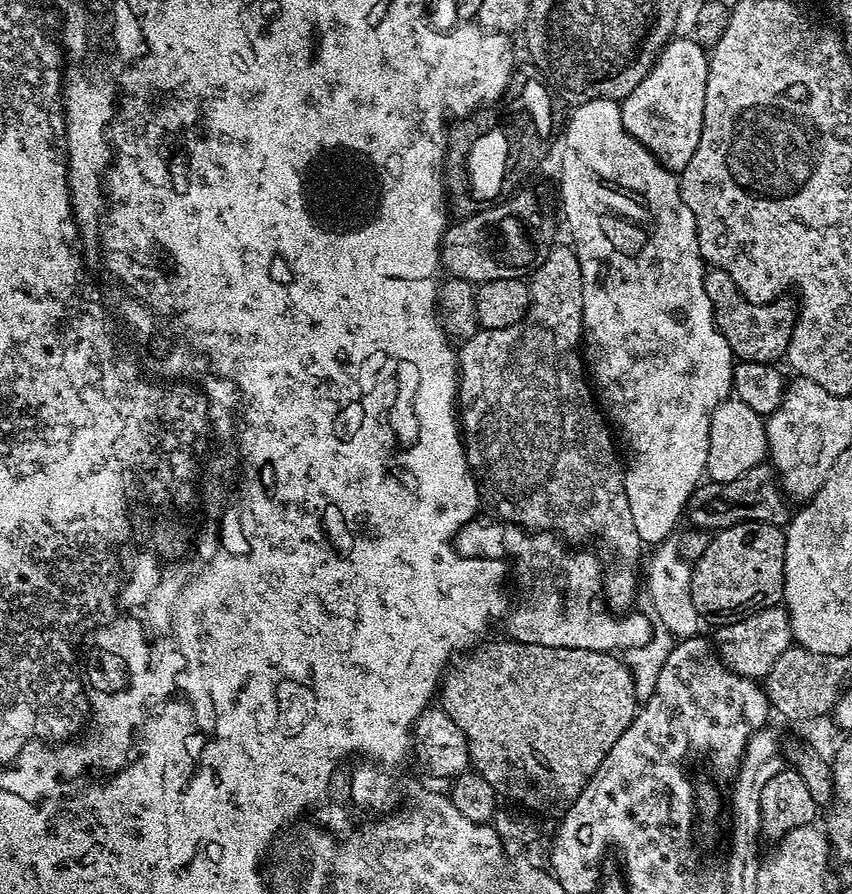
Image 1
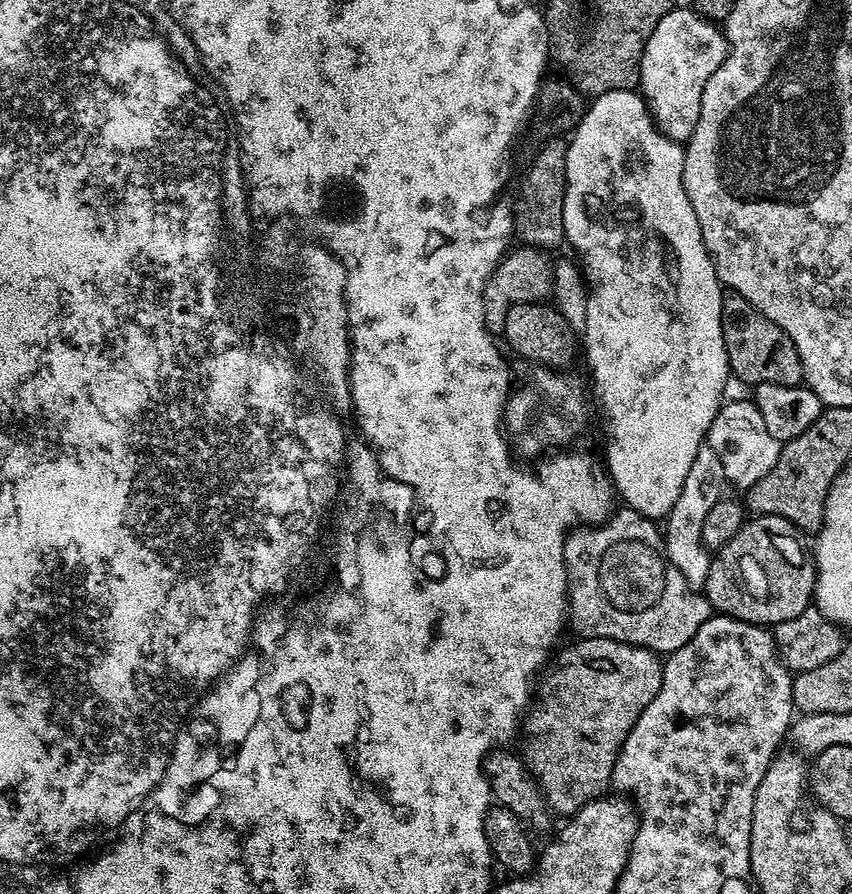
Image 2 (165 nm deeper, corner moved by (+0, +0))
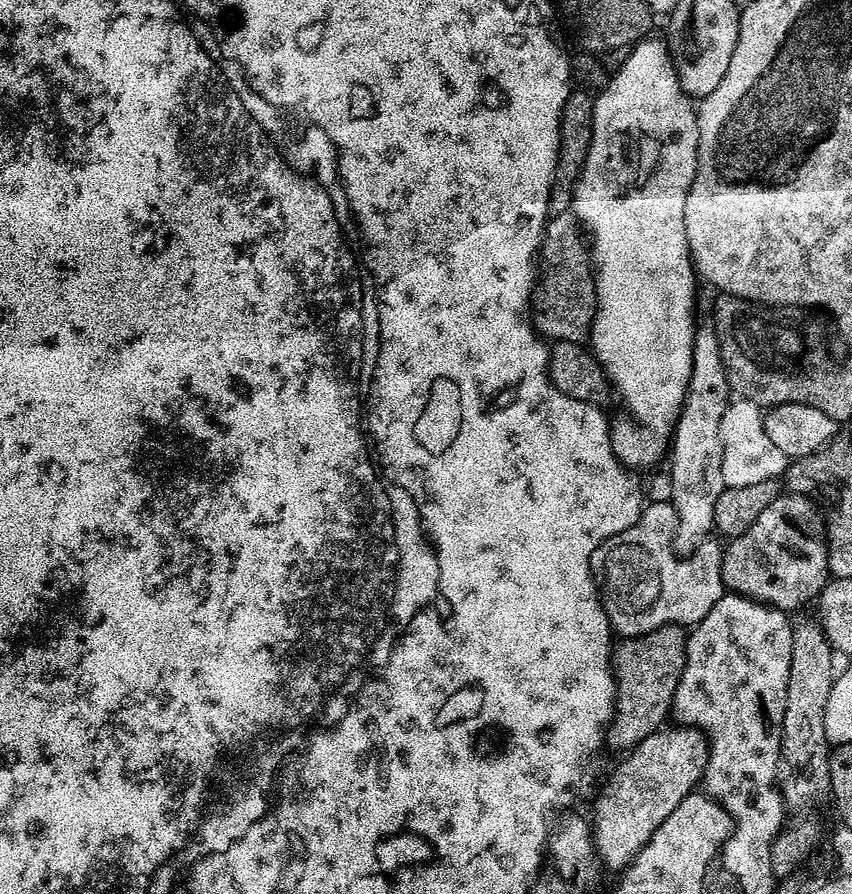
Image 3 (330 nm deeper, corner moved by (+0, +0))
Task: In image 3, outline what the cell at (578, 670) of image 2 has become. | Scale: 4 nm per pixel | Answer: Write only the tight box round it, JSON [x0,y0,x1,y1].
[606,624,688,750]

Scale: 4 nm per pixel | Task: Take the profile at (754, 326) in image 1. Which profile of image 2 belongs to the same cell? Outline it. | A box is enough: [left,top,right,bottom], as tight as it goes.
[722,294,804,386]

